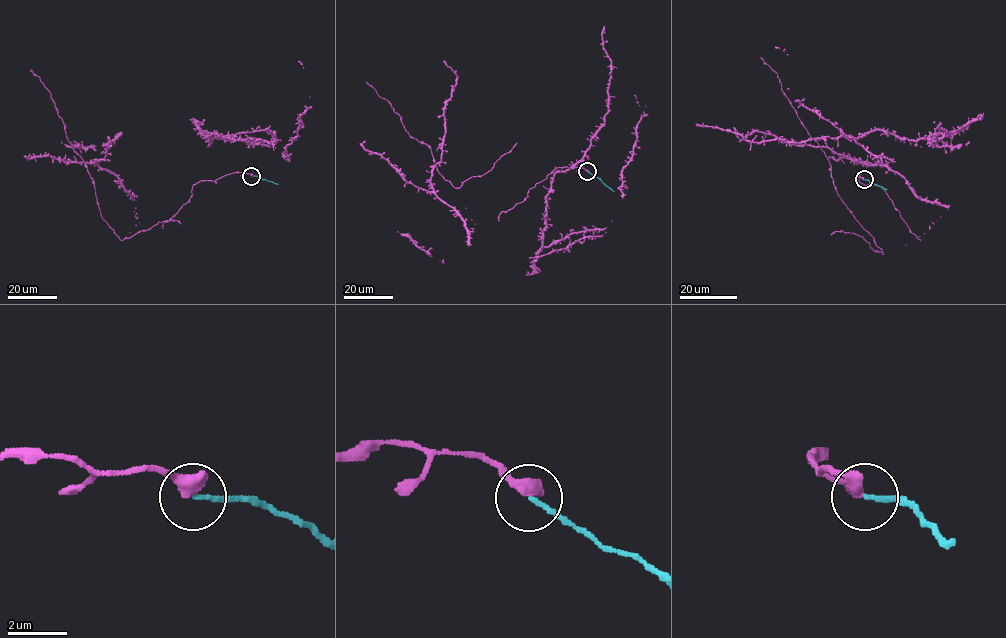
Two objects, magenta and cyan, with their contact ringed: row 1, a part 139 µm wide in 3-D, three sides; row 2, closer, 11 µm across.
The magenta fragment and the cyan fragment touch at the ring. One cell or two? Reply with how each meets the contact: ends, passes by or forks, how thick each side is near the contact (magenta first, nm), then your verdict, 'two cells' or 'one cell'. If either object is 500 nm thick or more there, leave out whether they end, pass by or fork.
500/140 nm | one cell

